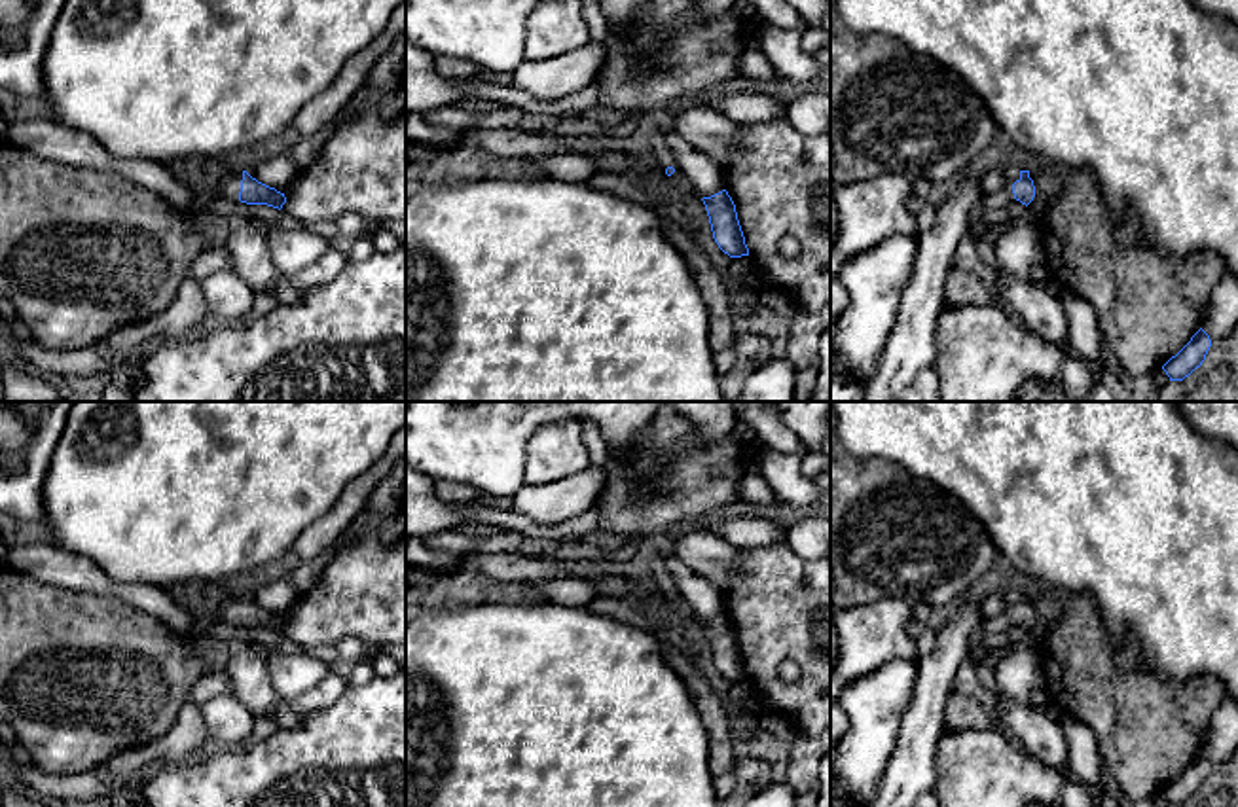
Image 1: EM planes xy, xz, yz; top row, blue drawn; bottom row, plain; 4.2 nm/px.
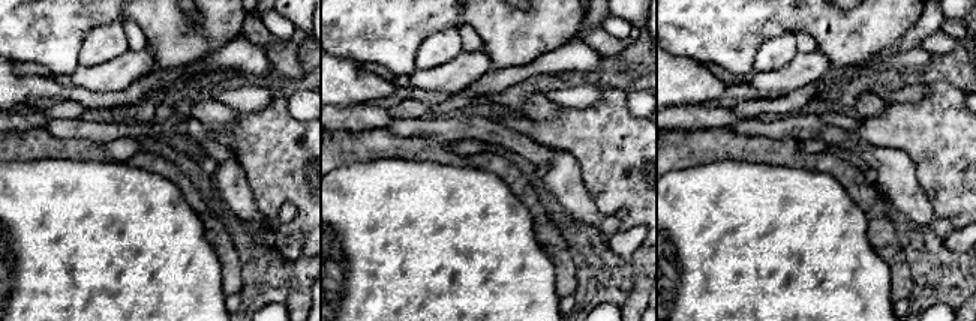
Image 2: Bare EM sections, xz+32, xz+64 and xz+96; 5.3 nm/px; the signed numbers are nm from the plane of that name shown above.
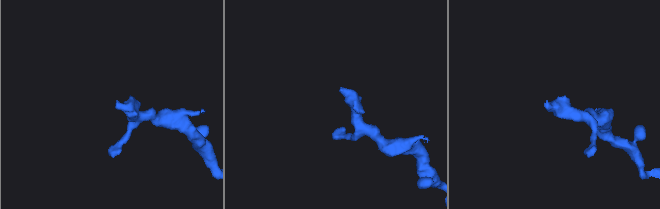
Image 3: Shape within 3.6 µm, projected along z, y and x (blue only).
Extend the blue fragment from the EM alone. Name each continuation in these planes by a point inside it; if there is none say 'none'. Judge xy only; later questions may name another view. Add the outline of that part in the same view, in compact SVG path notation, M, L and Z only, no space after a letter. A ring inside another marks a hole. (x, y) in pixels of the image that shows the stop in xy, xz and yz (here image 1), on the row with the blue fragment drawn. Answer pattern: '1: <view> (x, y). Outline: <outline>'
1: xy (230, 186). Outline: M228 170L216 189L218 197L239 201L243 170Z

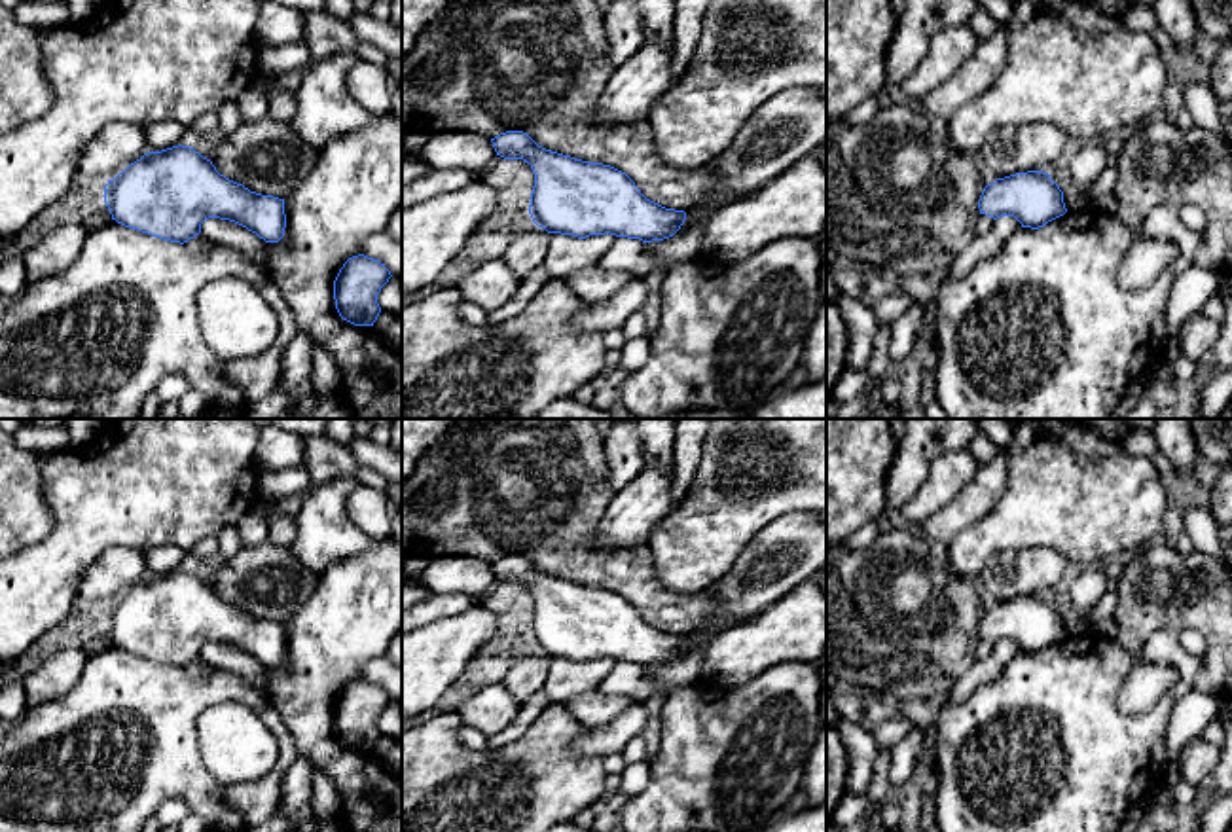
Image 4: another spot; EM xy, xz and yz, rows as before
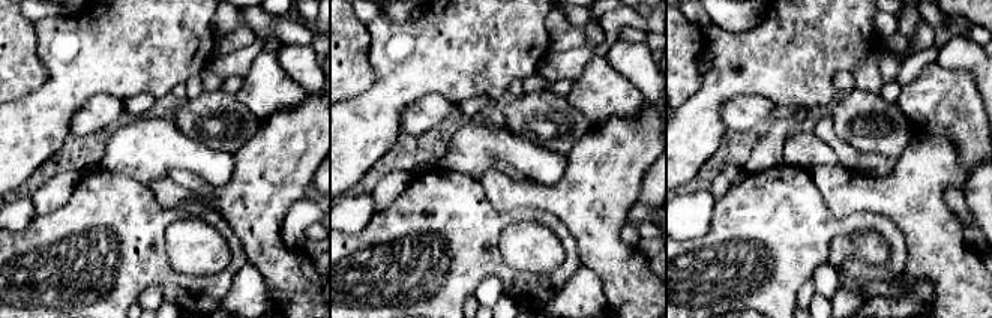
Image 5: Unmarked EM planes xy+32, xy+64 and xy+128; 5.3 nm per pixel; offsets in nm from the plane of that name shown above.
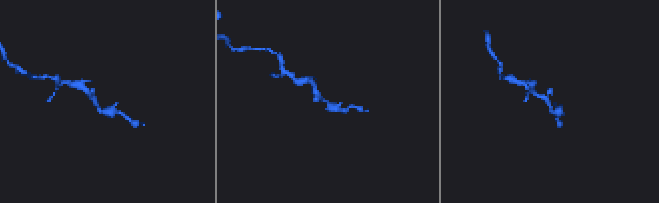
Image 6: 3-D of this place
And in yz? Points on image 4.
none

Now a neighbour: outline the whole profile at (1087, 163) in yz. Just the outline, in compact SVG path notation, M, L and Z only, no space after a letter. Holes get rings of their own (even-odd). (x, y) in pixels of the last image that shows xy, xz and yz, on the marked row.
M1088 140L1075 152L1071 157L1071 182L1063 191L1067 212L1082 210L1086 190L1111 163L1111 155L1097 140Z

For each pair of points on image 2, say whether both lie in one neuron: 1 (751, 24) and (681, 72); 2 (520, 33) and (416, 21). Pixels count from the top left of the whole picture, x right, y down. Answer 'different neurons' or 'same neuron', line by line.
1: different neurons
2: same neuron

